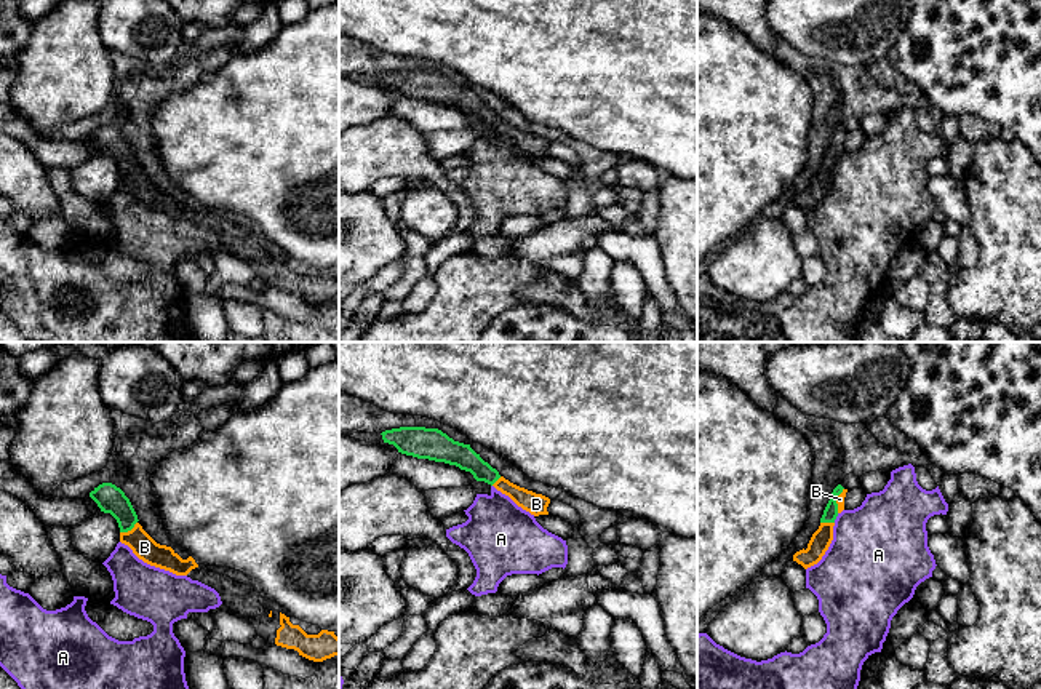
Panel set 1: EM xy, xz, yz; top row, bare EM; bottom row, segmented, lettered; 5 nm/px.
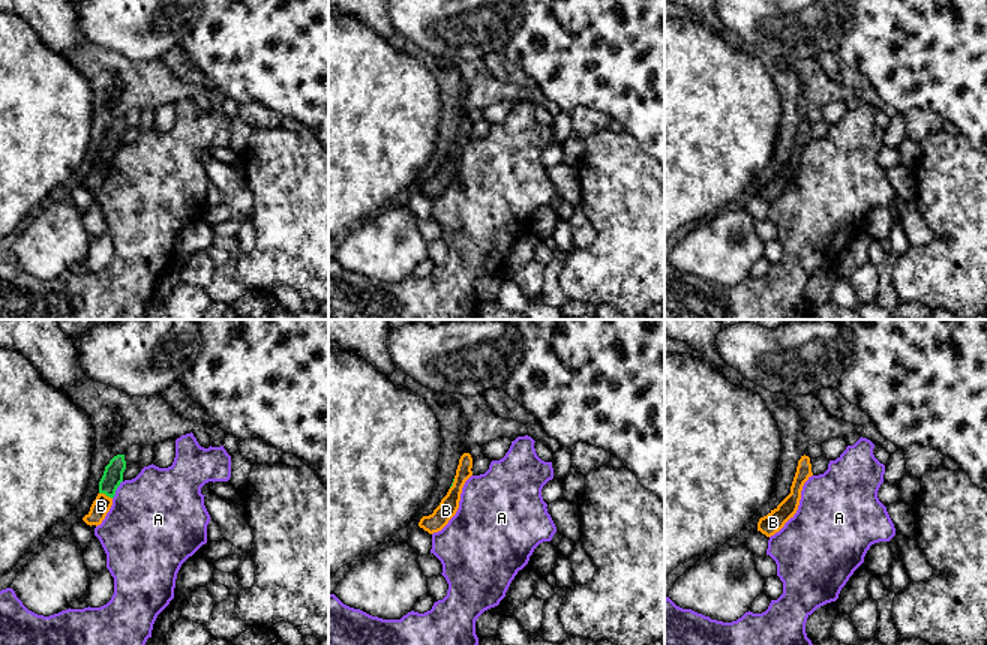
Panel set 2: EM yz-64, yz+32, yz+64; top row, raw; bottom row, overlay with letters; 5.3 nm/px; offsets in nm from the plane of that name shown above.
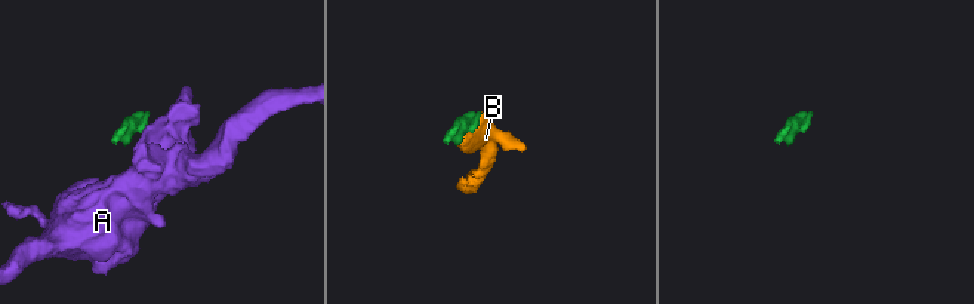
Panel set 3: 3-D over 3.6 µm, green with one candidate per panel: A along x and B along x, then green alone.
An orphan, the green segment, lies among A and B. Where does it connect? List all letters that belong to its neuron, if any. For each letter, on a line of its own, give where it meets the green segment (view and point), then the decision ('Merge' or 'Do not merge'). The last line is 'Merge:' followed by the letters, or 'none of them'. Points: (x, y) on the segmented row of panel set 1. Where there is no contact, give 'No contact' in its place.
A: Touches green at yz (835, 518). Do not merge
B: Touches green at xy (128, 529). Merge
Merge: B

